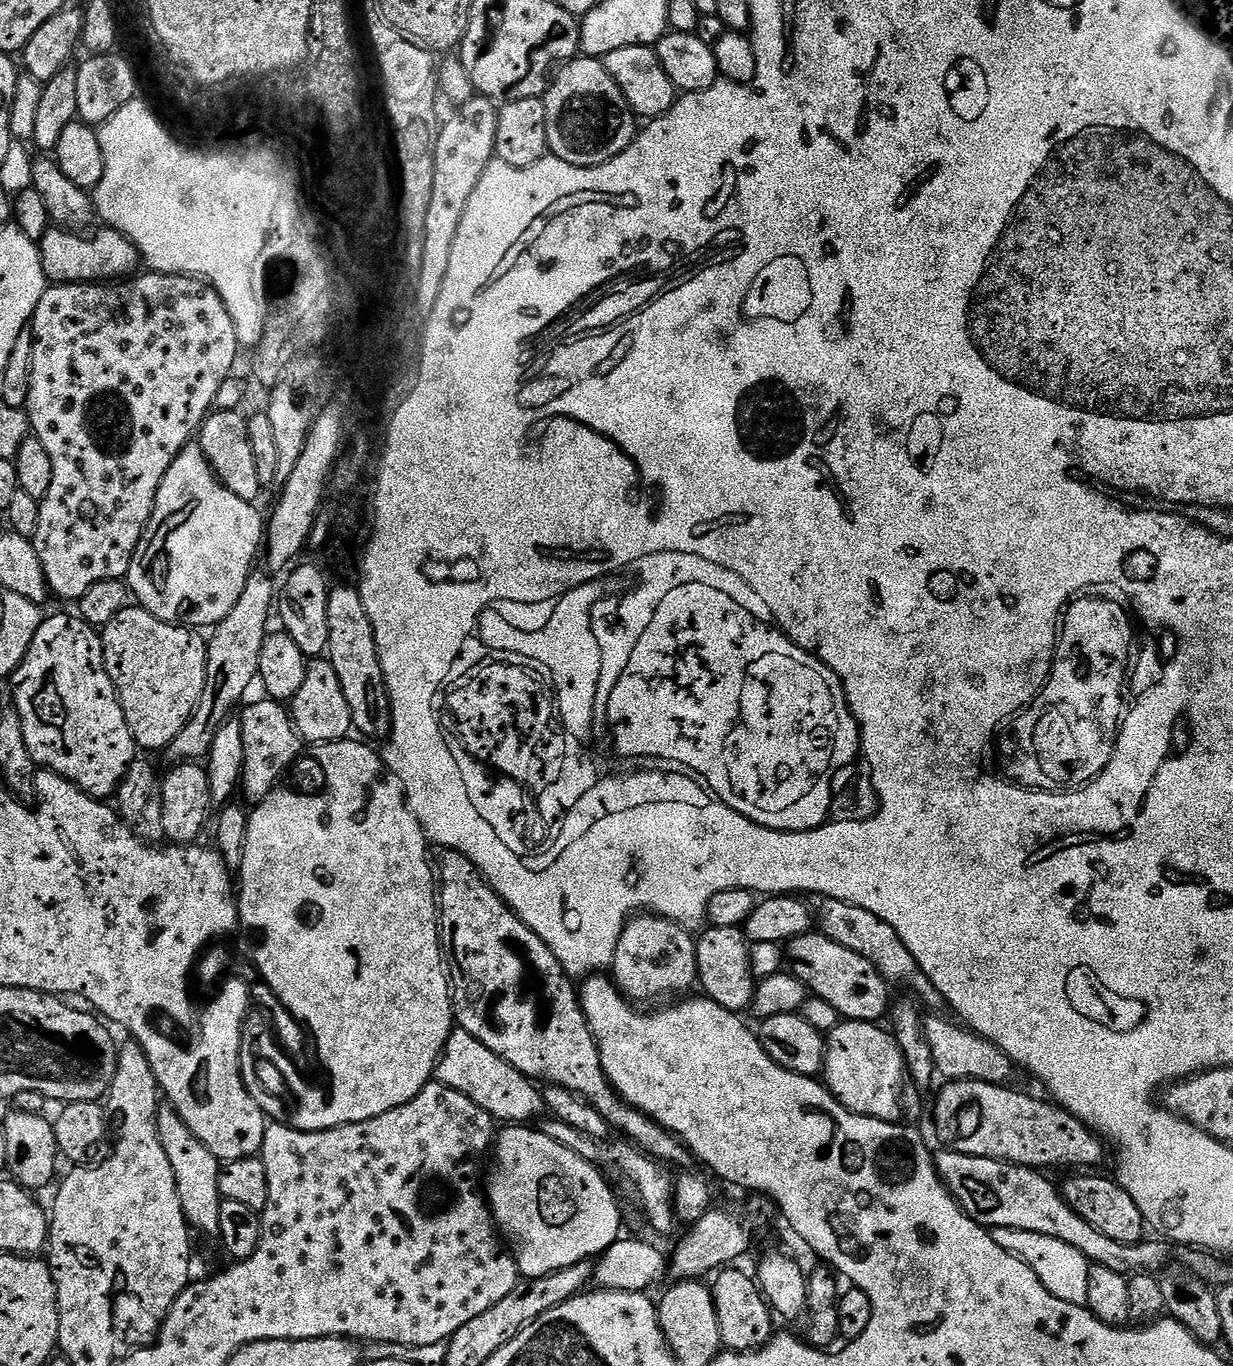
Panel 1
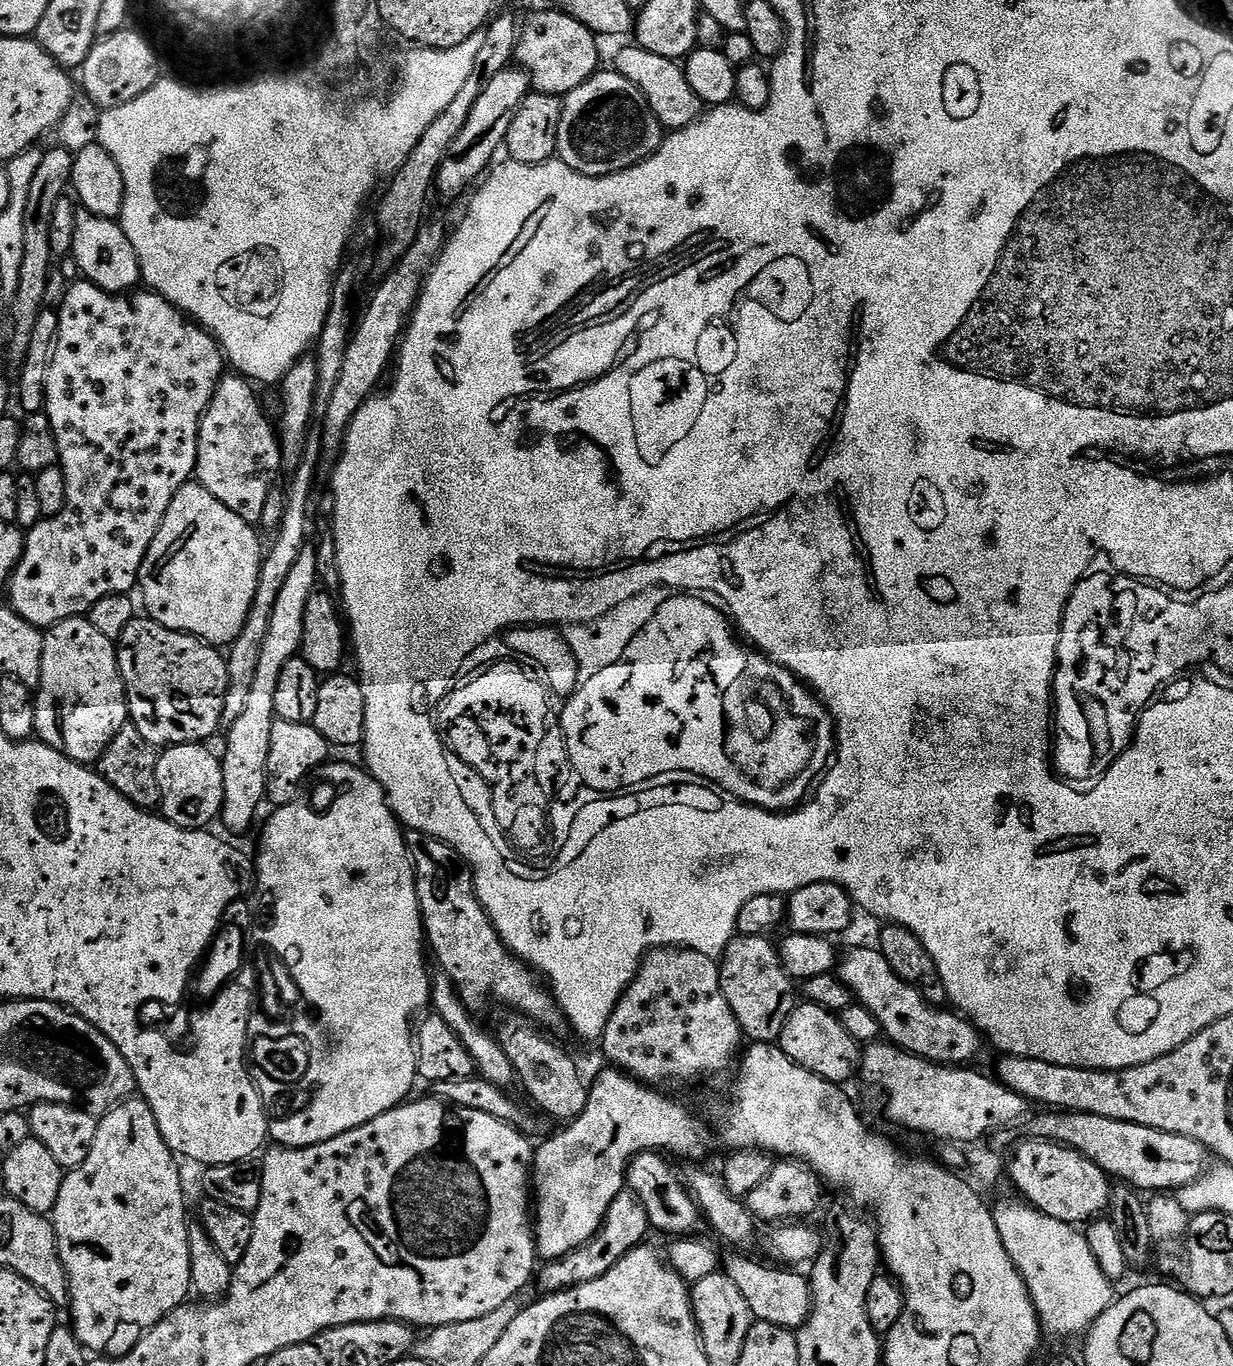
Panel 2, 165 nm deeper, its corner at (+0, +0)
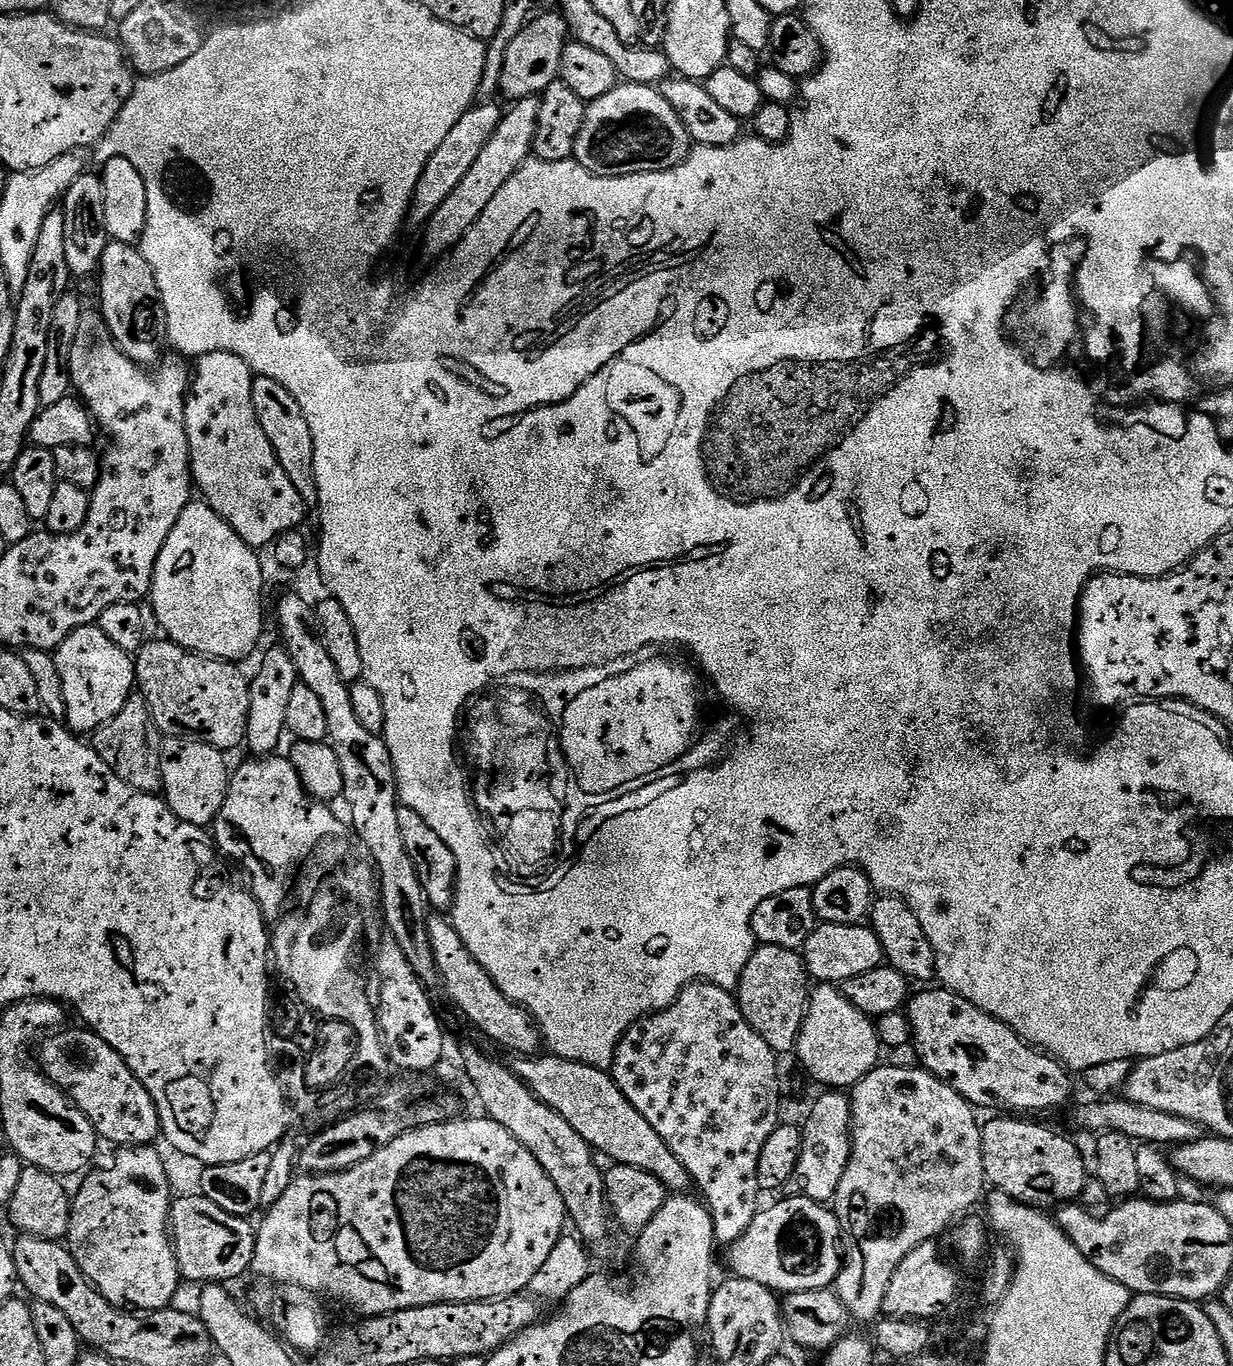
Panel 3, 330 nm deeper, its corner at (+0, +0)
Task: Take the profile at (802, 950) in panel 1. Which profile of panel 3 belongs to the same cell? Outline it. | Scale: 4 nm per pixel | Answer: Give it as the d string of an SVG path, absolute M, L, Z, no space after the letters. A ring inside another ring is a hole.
M932 986L929 992L920 992L911 997L906 1005L908 1013L908 1021L912 1023L912 1035L914 1037L914 1049L920 1055L919 1063L927 1070L933 1072L939 1080L944 1080L954 1090L958 1090L958 1094L962 1094L962 1098L966 1098L969 1104L977 1109L983 1108L1004 1108L1008 1114L1032 1114L1028 1112L1048 1112L1051 1108L1060 1108L1072 1096L1072 1080L1069 1069L1065 1068L1055 1056L1041 1054L1037 1049L1033 1048L1028 1041L1023 1040L1010 1026L1006 1026L998 1018L994 1018L990 1014L986 1014L982 1010L978 1010L978 1006L974 1006L974 1002L966 1002L966 998L959 996L957 992L950 992L943 986Z

